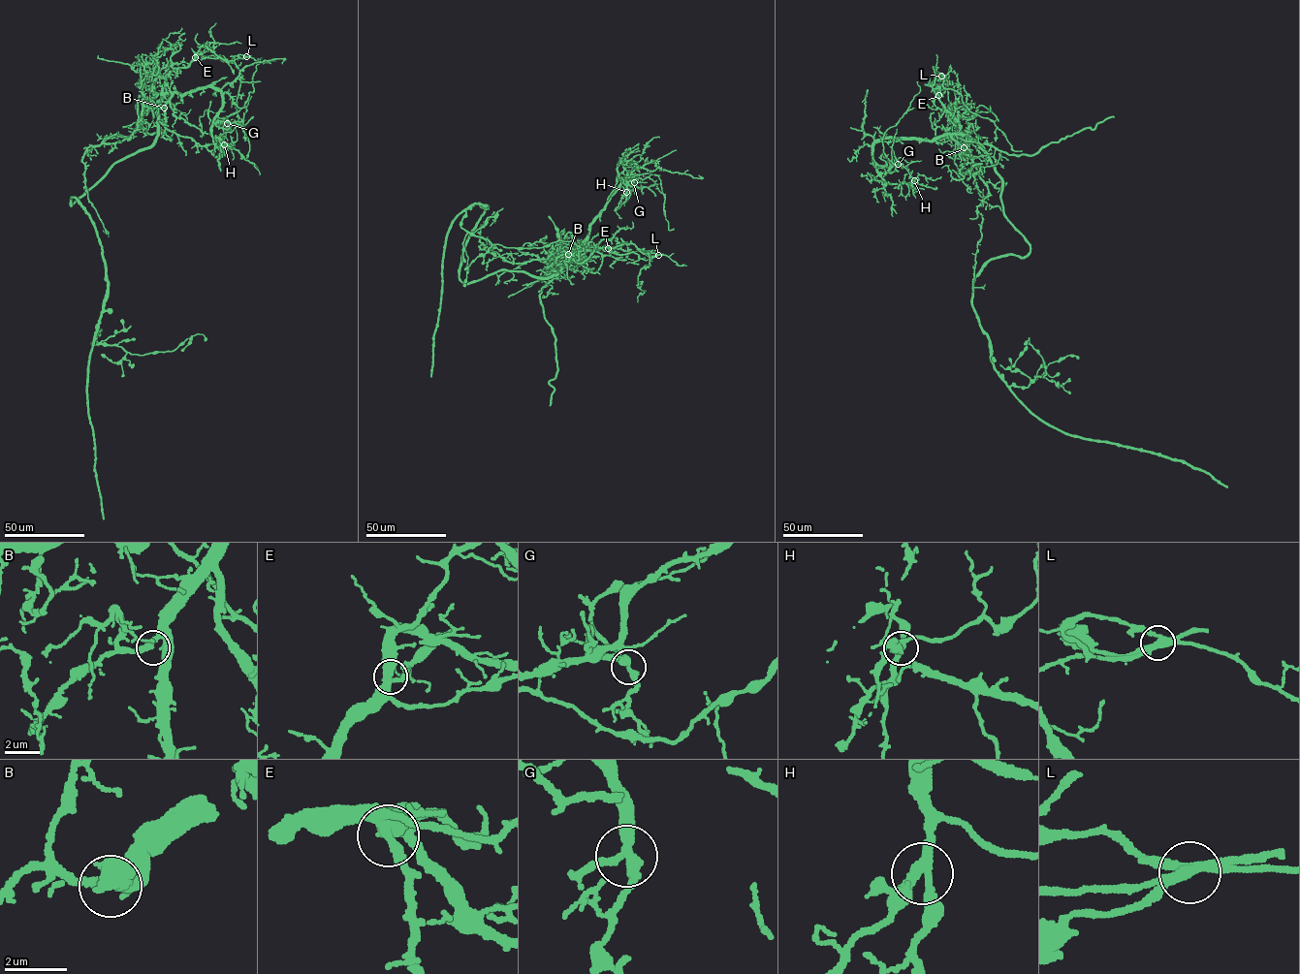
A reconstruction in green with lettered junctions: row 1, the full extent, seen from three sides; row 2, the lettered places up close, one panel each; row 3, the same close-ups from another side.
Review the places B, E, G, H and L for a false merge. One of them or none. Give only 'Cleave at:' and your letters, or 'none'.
Cleave at: L

